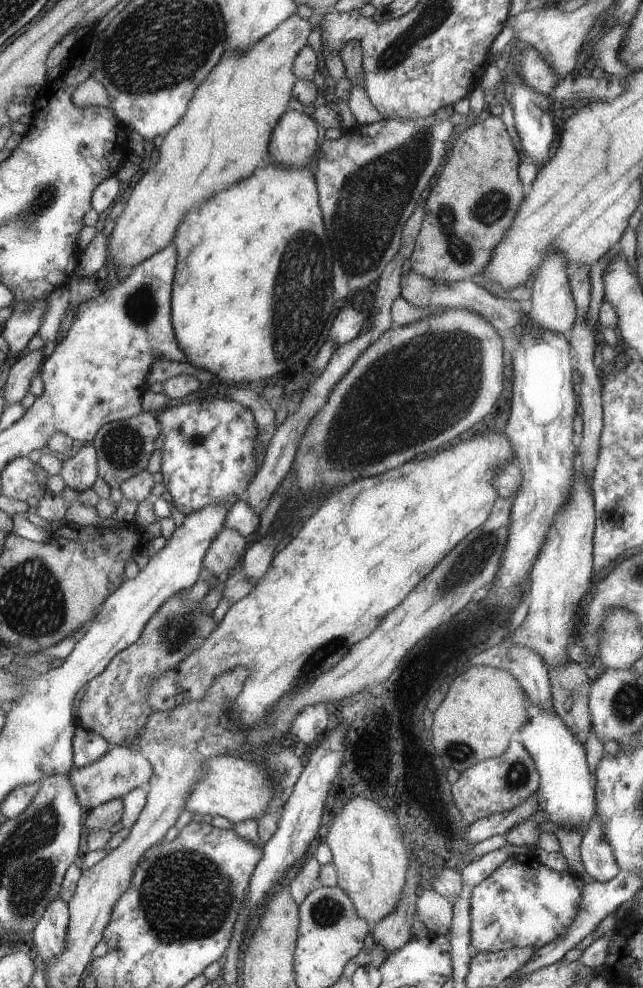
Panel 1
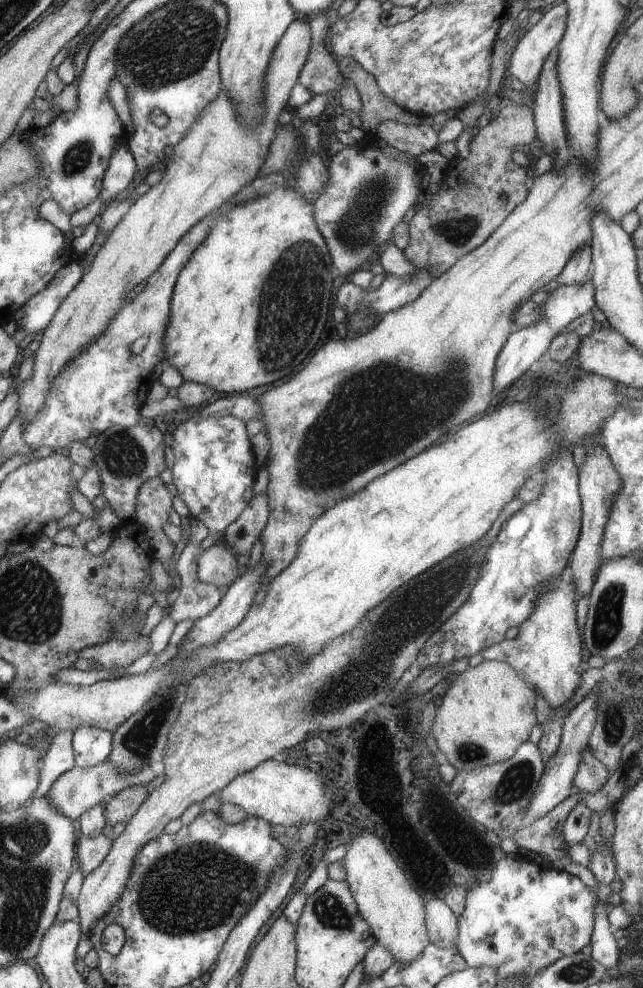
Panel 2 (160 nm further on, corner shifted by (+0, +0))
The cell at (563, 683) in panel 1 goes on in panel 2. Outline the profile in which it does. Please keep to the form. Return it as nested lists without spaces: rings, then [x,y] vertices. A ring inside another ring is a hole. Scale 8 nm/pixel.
[[[587,747],[587,750],[583,751],[579,770],[573,780],[573,792],[599,792],[607,783],[608,778],[607,769],[590,755],[589,747]]]

